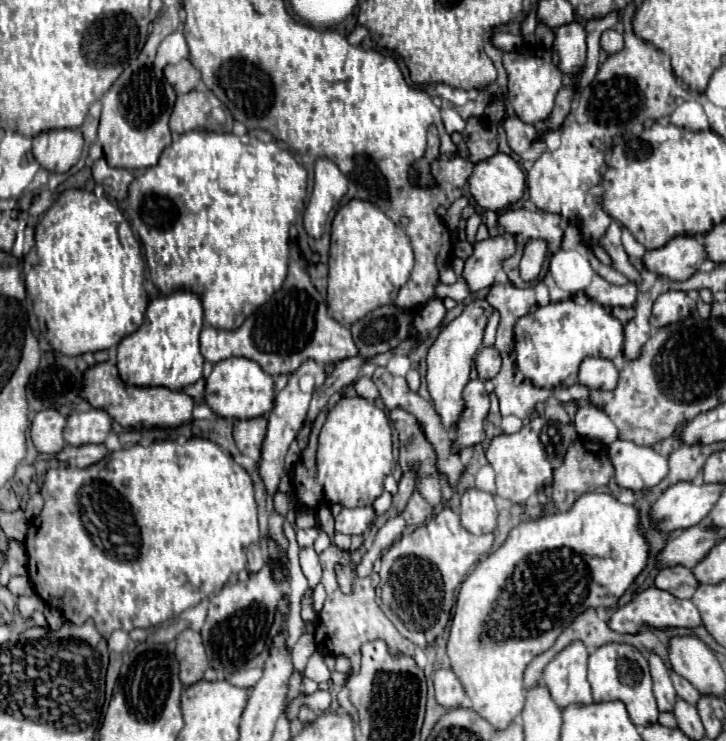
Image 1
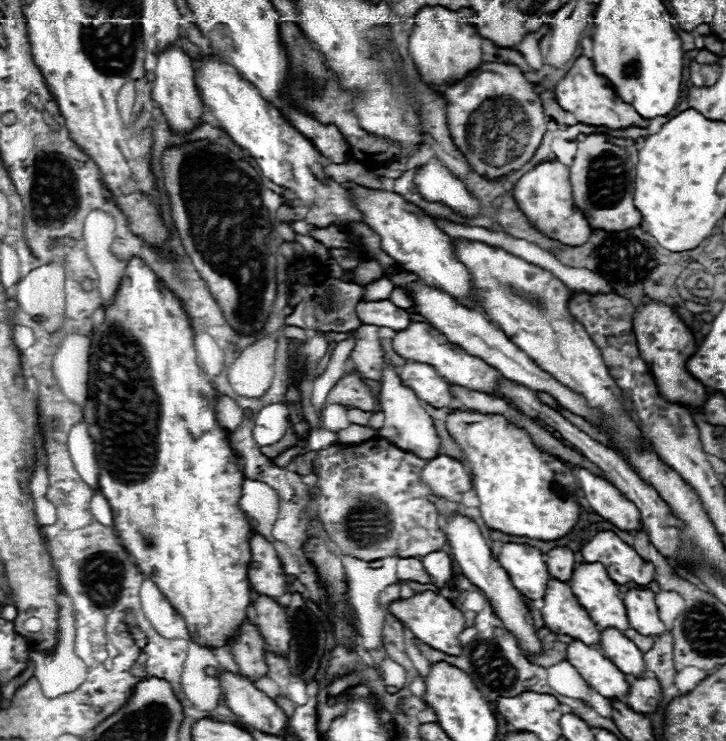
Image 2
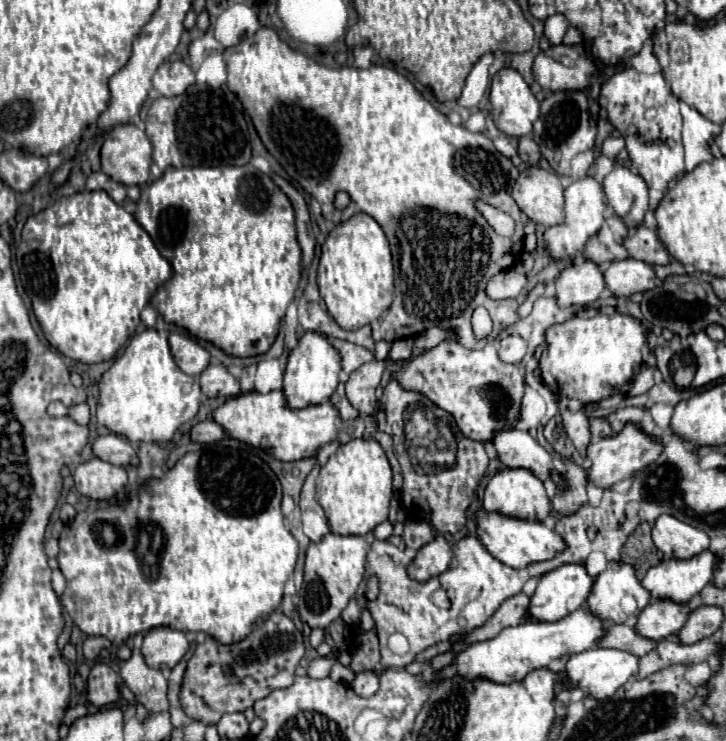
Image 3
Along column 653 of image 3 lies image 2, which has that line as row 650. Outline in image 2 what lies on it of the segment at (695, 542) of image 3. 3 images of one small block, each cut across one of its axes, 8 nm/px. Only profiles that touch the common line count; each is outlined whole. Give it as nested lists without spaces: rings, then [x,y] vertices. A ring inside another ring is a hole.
[[[448,514],[444,520],[444,532],[450,544],[450,552],[452,558],[456,560],[458,568],[462,570],[462,574],[474,584],[478,586],[490,600],[494,614],[504,622],[504,626],[514,634],[520,636],[526,642],[526,650],[528,652],[538,652],[540,650],[540,640],[534,634],[534,622],[532,622],[532,614],[524,604],[524,596],[520,596],[520,592],[516,592],[514,584],[508,580],[508,574],[504,572],[504,568],[500,566],[500,562],[496,560],[496,556],[492,554],[492,550],[488,548],[484,536],[480,534],[480,528],[476,522],[472,522],[470,518],[462,516],[462,514]]]

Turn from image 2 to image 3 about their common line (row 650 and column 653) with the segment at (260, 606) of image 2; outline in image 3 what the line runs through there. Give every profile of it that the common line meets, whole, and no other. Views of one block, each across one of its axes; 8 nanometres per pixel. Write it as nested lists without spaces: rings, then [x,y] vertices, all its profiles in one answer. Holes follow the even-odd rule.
[[[626,258],[610,262],[604,270],[604,284],[616,298],[628,298],[634,292],[646,292],[658,286],[658,278],[650,264],[644,264],[636,258]]]

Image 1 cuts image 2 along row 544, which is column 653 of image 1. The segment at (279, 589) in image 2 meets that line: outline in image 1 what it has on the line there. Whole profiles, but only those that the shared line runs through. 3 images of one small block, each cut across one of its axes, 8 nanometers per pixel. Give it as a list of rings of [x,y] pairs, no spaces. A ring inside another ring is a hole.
[[[676,236],[666,246],[648,250],[642,256],[646,270],[668,280],[688,280],[704,260],[704,246],[694,236]]]

